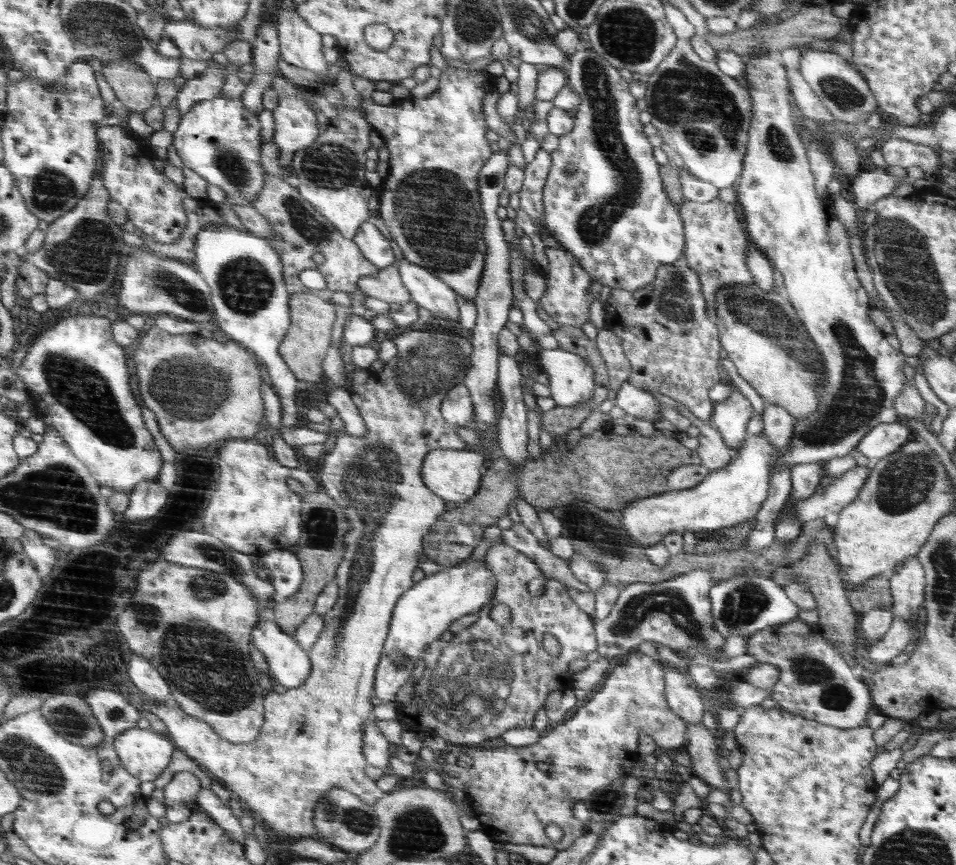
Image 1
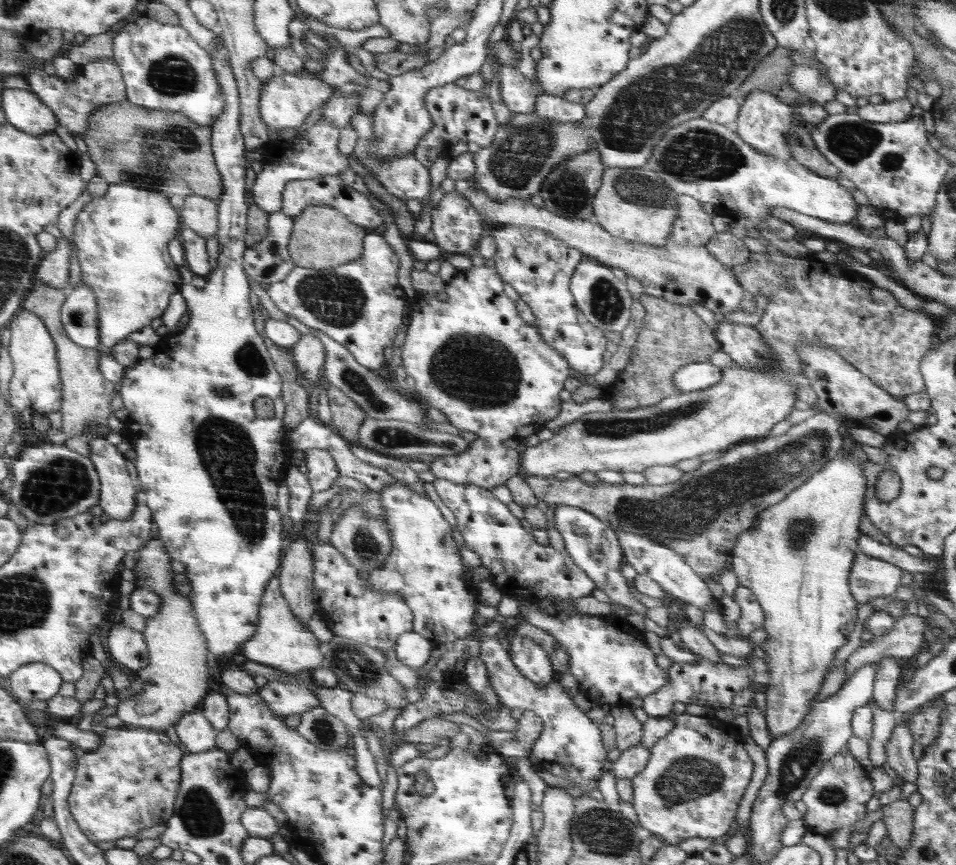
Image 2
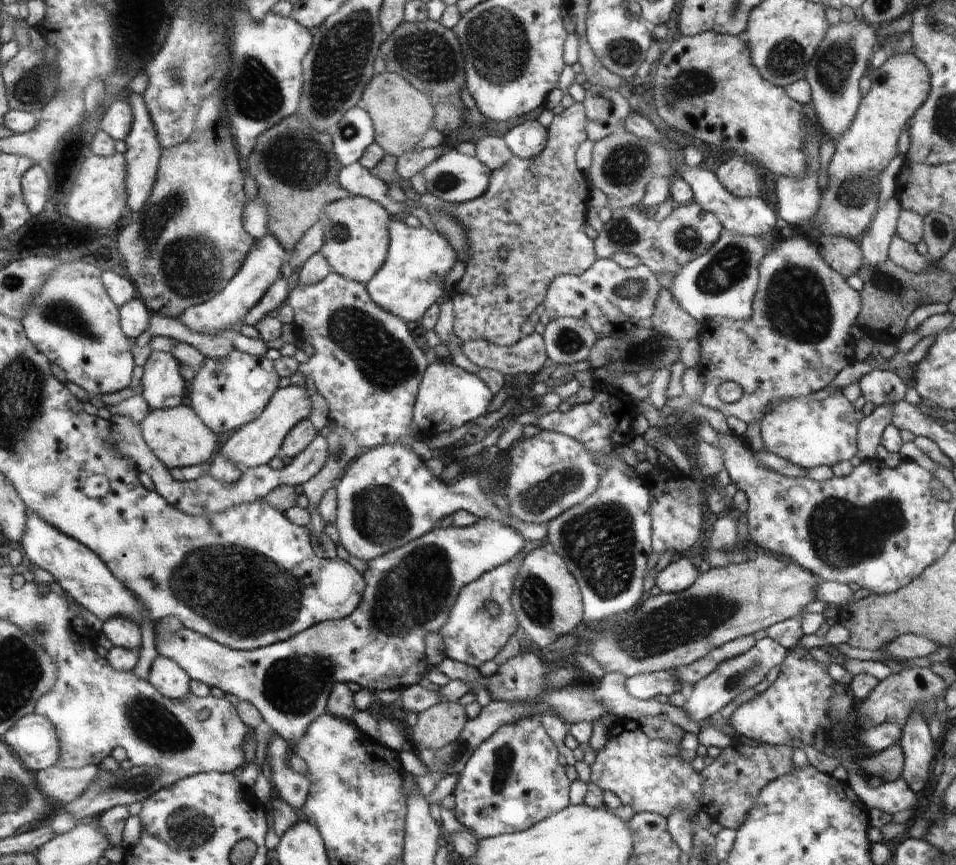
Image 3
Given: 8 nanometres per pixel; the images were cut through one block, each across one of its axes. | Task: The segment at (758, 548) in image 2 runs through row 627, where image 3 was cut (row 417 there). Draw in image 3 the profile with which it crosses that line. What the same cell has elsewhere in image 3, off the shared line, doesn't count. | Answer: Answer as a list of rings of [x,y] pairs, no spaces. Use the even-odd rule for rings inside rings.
[[[834,393],[825,400],[814,400],[808,395],[787,399],[761,418],[764,448],[808,470],[814,466],[833,467],[838,462],[849,461],[856,456],[856,450],[860,450],[856,438],[860,427],[854,418],[854,412],[854,406],[842,393]]]

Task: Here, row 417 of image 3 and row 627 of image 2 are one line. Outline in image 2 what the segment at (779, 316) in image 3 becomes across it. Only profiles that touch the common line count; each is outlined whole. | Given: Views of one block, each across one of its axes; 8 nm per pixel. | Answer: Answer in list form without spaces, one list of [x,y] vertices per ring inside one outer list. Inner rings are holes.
[[[738,585],[734,590],[734,602],[740,606],[740,618],[736,620],[736,630],[732,631],[726,627],[724,631],[724,638],[749,638],[754,630],[762,628],[765,624],[765,611],[761,603],[757,601],[753,590],[747,586]]]

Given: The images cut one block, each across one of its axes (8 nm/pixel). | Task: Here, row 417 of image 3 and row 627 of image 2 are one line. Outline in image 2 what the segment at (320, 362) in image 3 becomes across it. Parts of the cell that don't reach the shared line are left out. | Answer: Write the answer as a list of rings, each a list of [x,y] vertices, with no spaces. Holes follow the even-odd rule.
[[[317,535],[310,542],[313,553],[312,600],[317,606],[317,616],[326,622],[336,636],[344,636],[356,642],[362,642],[385,655],[385,666],[393,678],[406,689],[421,682],[421,677],[412,667],[397,659],[397,638],[401,634],[412,632],[413,611],[410,610],[402,593],[378,591],[366,579],[362,579],[357,567],[338,551],[332,544],[324,544]]]

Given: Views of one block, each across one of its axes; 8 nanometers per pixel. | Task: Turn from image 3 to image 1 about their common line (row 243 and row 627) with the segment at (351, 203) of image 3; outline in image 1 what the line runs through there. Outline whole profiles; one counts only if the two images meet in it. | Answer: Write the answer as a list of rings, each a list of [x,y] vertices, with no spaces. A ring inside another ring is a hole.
[[[437,323],[430,329],[403,332],[392,341],[397,346],[398,354],[384,364],[383,370],[372,373],[372,376],[362,385],[351,384],[351,400],[354,402],[361,418],[364,420],[363,424],[367,429],[367,436],[352,437],[349,435],[340,435],[337,438],[338,440],[334,449],[328,452],[326,458],[324,458],[324,468],[322,468],[322,474],[320,474],[322,477],[320,478],[323,486],[322,490],[328,493],[344,511],[345,517],[349,519],[350,522],[350,530],[346,532],[345,536],[344,542],[346,550],[344,560],[341,562],[340,568],[337,569],[337,576],[334,578],[338,583],[339,597],[334,607],[332,607],[332,610],[325,614],[322,632],[319,634],[314,645],[308,650],[309,657],[312,659],[312,669],[310,670],[309,678],[306,680],[305,685],[286,690],[286,692],[282,693],[270,690],[269,696],[265,698],[266,720],[265,724],[262,725],[261,732],[258,733],[258,737],[256,737],[254,741],[240,744],[224,738],[206,719],[194,717],[194,715],[190,715],[188,711],[184,711],[174,699],[160,701],[160,699],[145,697],[145,701],[148,703],[148,709],[165,722],[169,730],[168,736],[174,740],[177,748],[185,751],[194,761],[199,763],[203,769],[208,770],[212,777],[215,777],[220,783],[223,783],[224,786],[231,789],[233,794],[236,795],[243,804],[244,809],[251,812],[256,820],[262,822],[263,826],[268,830],[269,835],[276,836],[276,838],[284,838],[284,840],[298,840],[298,838],[316,838],[321,840],[321,836],[318,835],[317,827],[314,826],[313,822],[314,808],[316,808],[316,804],[322,800],[322,796],[326,796],[326,794],[328,794],[330,790],[334,790],[334,788],[348,790],[348,792],[352,792],[354,796],[358,796],[362,802],[370,805],[373,805],[376,801],[381,800],[382,796],[385,796],[385,793],[376,785],[376,780],[368,778],[366,772],[364,772],[366,765],[369,764],[364,752],[364,726],[367,721],[372,719],[371,713],[375,708],[374,705],[370,703],[374,692],[375,672],[382,654],[383,644],[386,642],[386,637],[388,636],[394,607],[398,599],[400,599],[400,595],[404,594],[404,592],[414,584],[414,570],[416,570],[416,566],[418,566],[418,556],[420,556],[420,550],[422,550],[424,537],[429,533],[429,529],[436,522],[437,518],[446,512],[444,509],[446,500],[434,494],[426,484],[422,483],[421,467],[424,465],[425,458],[428,457],[430,452],[436,449],[462,450],[468,448],[466,443],[457,436],[455,426],[447,422],[444,415],[441,414],[441,402],[444,401],[445,395],[448,394],[454,386],[464,382],[466,373],[470,370],[470,361],[472,360],[474,346],[473,343],[470,342],[469,335],[462,330],[452,329],[449,325],[443,326]]]

